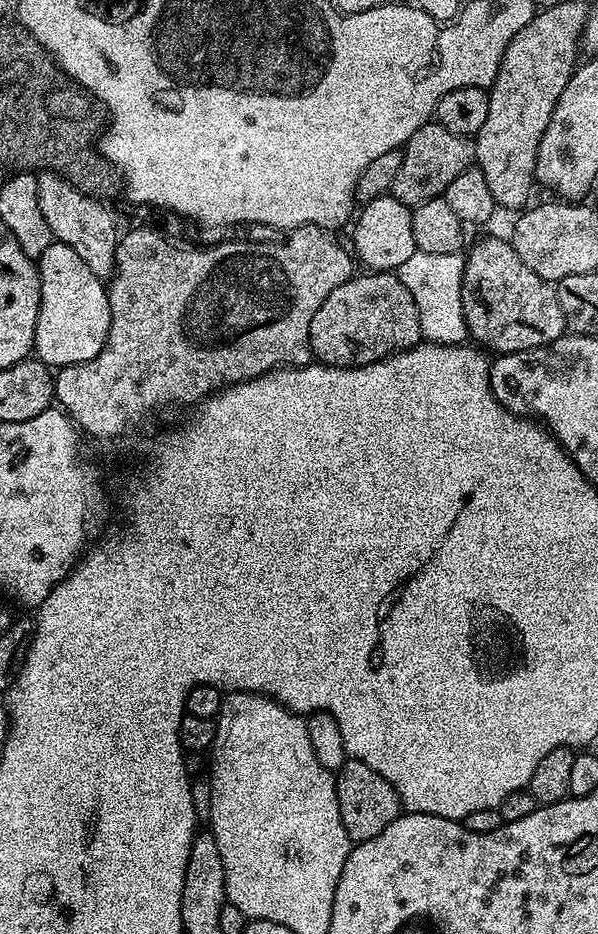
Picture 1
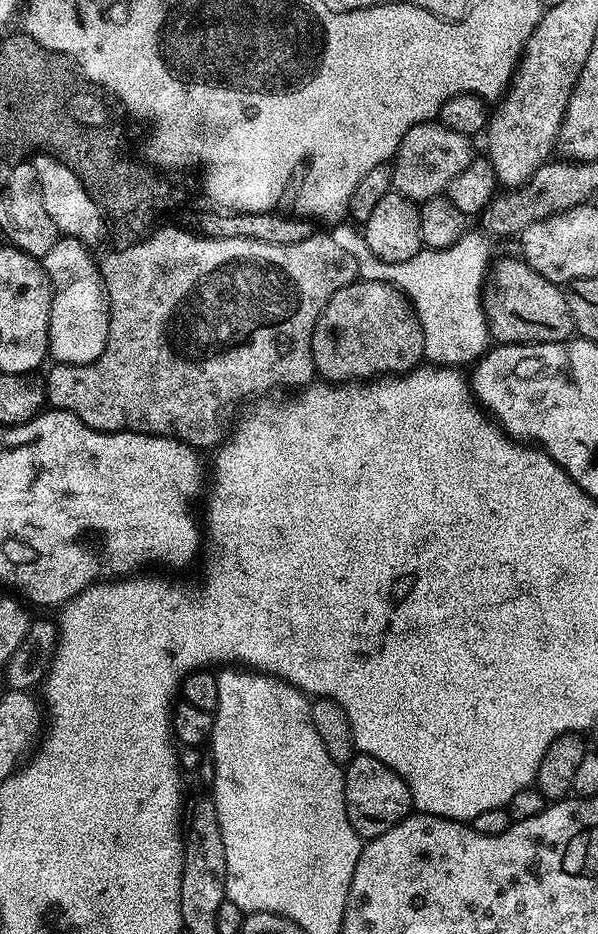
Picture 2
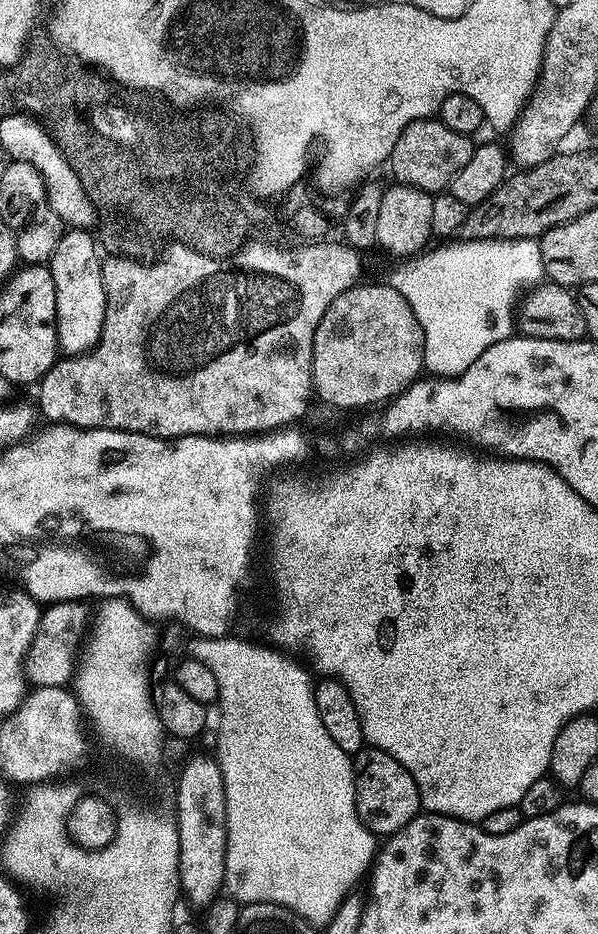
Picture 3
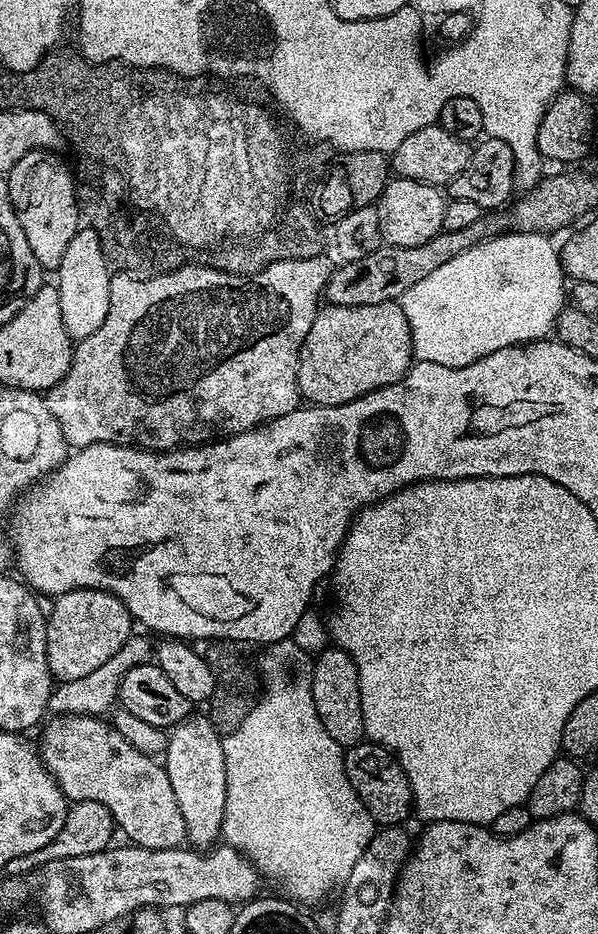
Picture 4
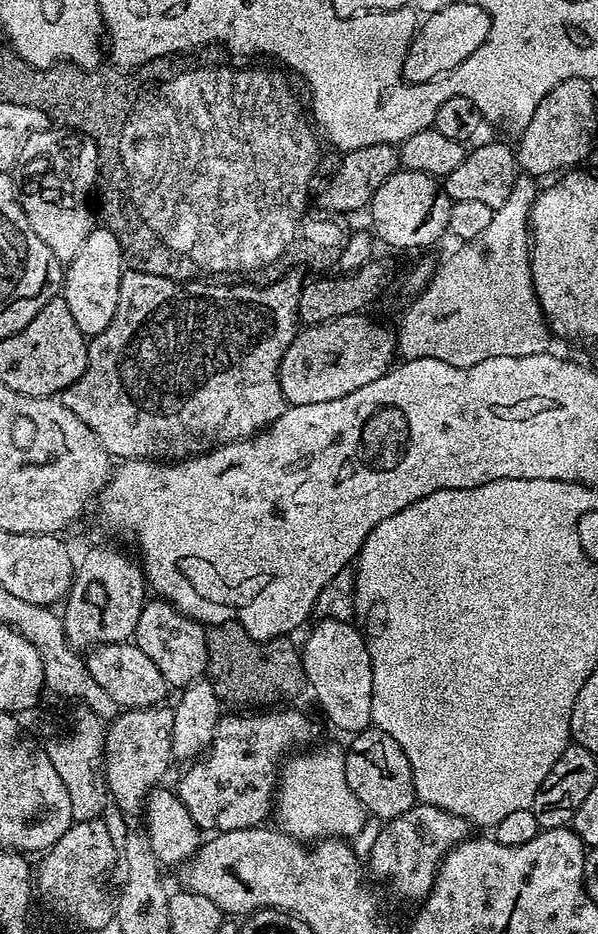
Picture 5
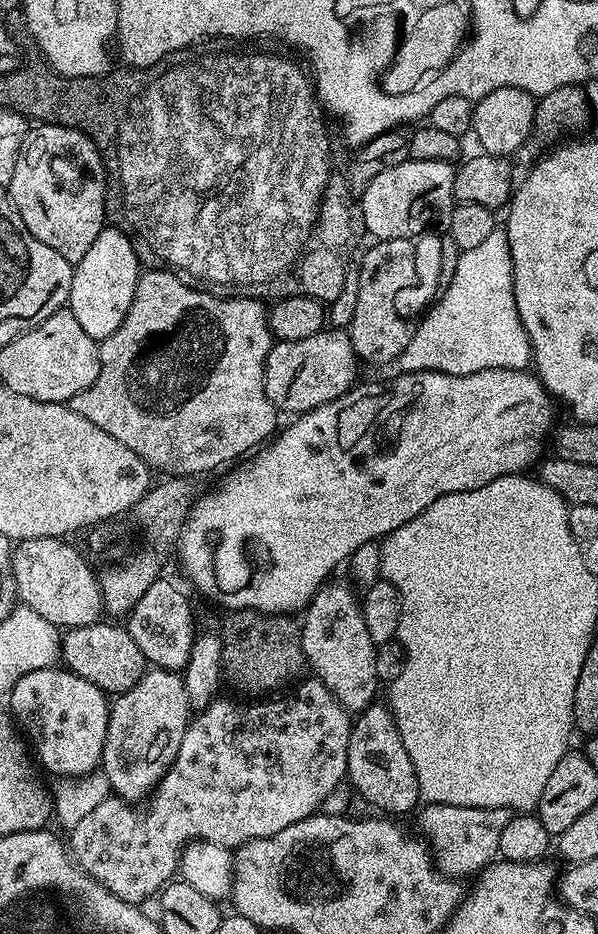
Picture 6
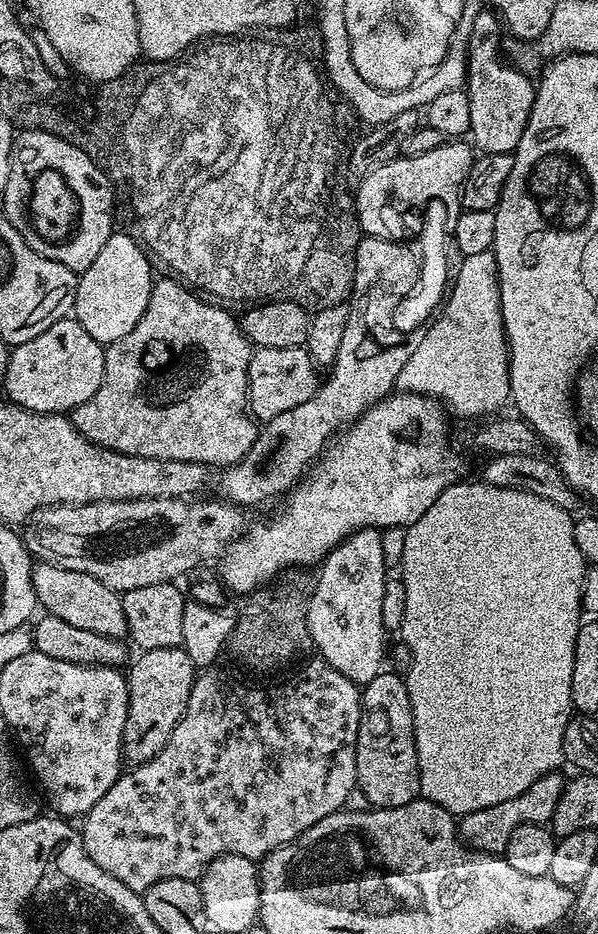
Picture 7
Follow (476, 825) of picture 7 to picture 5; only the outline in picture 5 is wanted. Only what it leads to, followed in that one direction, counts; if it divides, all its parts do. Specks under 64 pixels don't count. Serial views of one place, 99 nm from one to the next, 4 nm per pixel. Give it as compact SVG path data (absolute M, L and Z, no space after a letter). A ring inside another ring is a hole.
M419 802L410 810L406 810L406 814L398 814L398 818L383 821L379 827L380 833L372 840L368 860L366 856L366 868L371 879L392 880L393 886L402 895L417 898L427 896L428 891L432 889L436 871L439 870L445 854L455 844L469 839L470 836L468 821L438 806Z

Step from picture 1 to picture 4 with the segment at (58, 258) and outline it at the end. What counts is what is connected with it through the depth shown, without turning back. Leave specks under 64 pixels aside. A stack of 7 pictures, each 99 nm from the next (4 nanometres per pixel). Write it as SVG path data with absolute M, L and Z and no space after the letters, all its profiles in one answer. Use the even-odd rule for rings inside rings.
M87 226L81 227L74 238L70 238L70 246L66 246L66 254L62 254L62 262L54 272L54 283L62 302L62 320L66 322L66 330L73 341L84 340L106 322L112 275L99 234Z

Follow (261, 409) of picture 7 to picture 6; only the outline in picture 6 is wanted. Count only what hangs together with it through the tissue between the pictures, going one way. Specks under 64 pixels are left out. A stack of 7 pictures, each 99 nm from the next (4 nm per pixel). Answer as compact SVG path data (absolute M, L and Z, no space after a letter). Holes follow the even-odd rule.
M323 330L312 337L301 338L298 341L276 340L264 363L264 393L281 413L309 412L326 402L339 400L354 387L358 380L356 364L358 365L358 357L355 348L349 333L344 330Z

